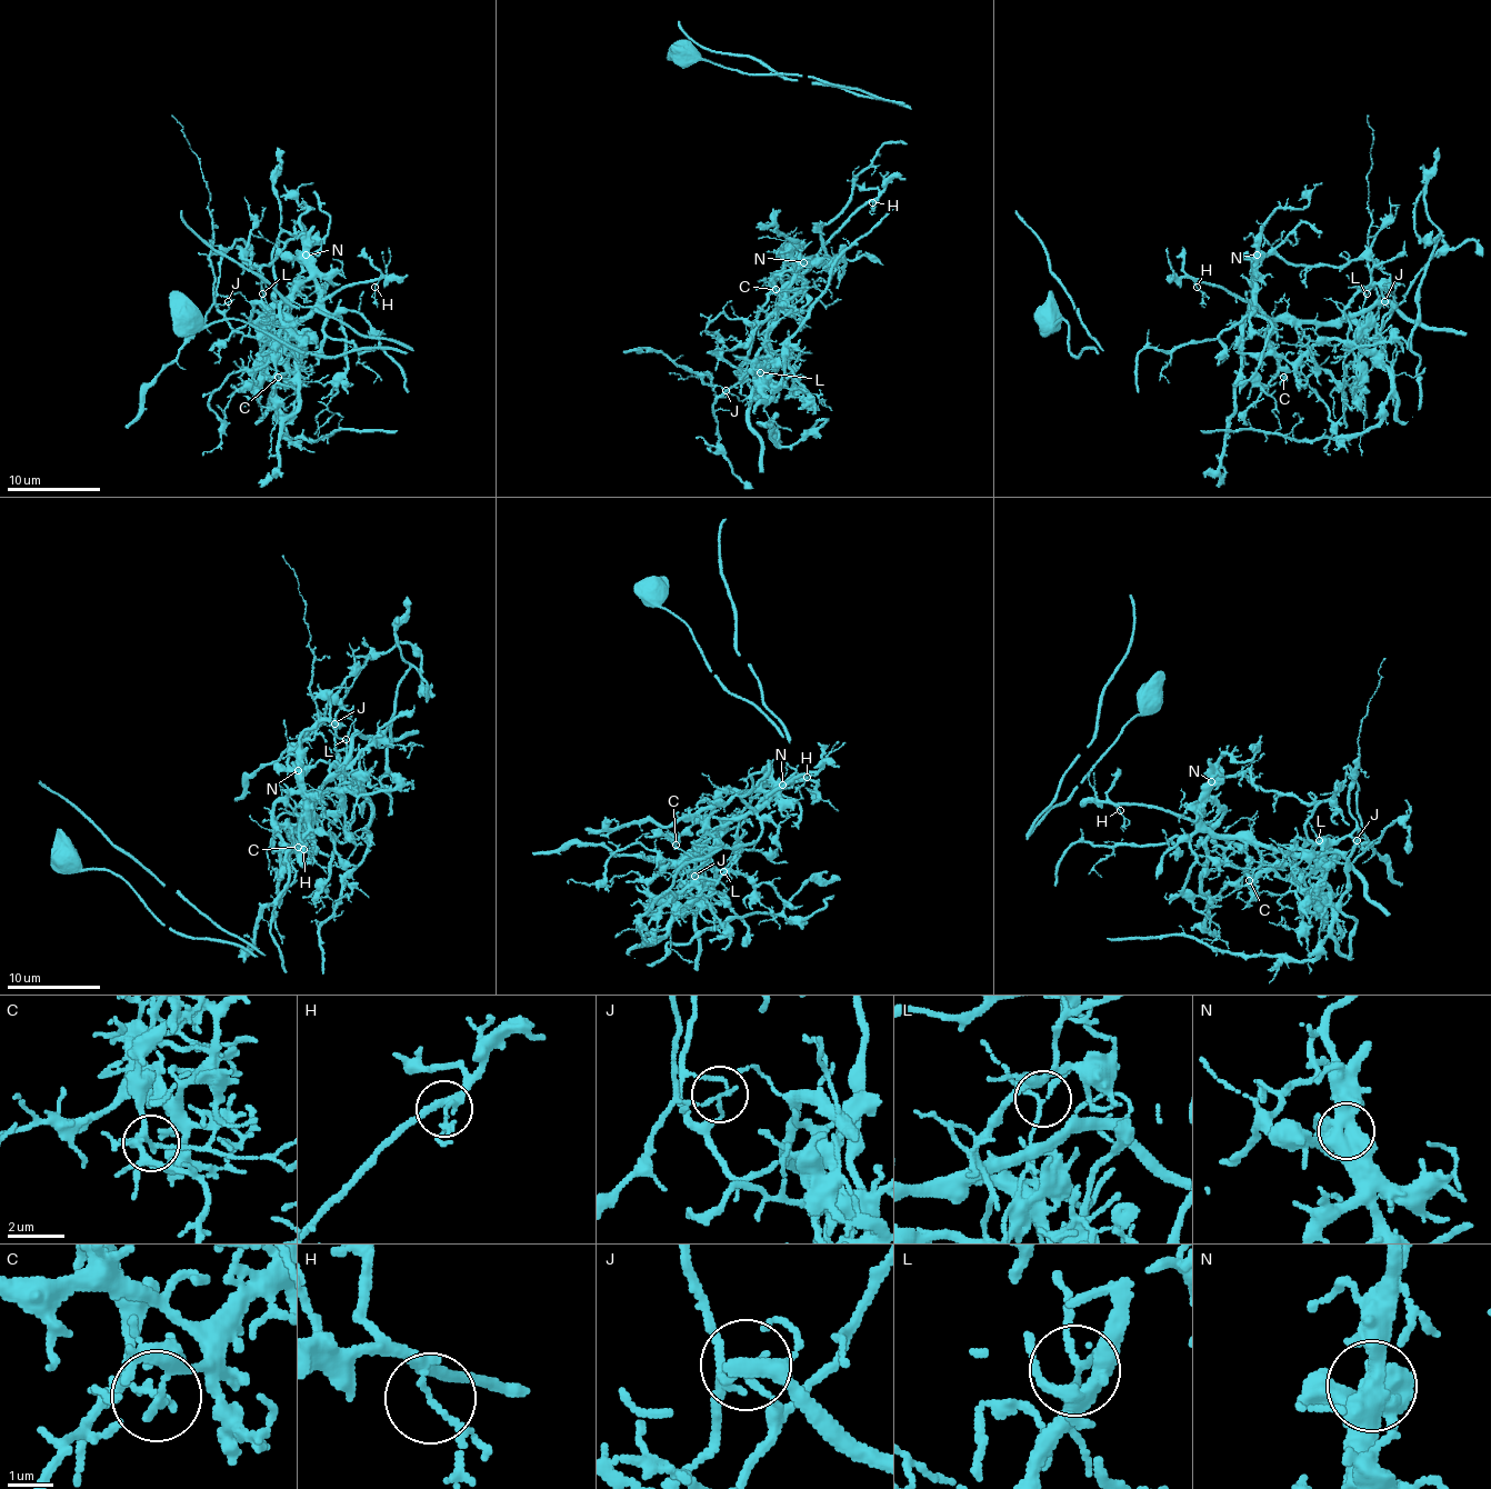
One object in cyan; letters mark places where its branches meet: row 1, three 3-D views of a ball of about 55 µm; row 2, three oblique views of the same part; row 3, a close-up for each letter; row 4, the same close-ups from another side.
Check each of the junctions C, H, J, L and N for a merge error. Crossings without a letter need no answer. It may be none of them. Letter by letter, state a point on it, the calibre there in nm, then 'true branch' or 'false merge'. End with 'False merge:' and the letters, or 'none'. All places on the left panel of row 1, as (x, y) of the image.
C: at (278, 377); 140 nm thick; false merge
H: at (374, 287); 100 nm thick; true branch
J: at (228, 301); 100 nm thick; false merge
L: at (262, 293); 130 nm thick; true branch
N: at (306, 255); 550 nm thick; false merge
False merge: C, J, N

